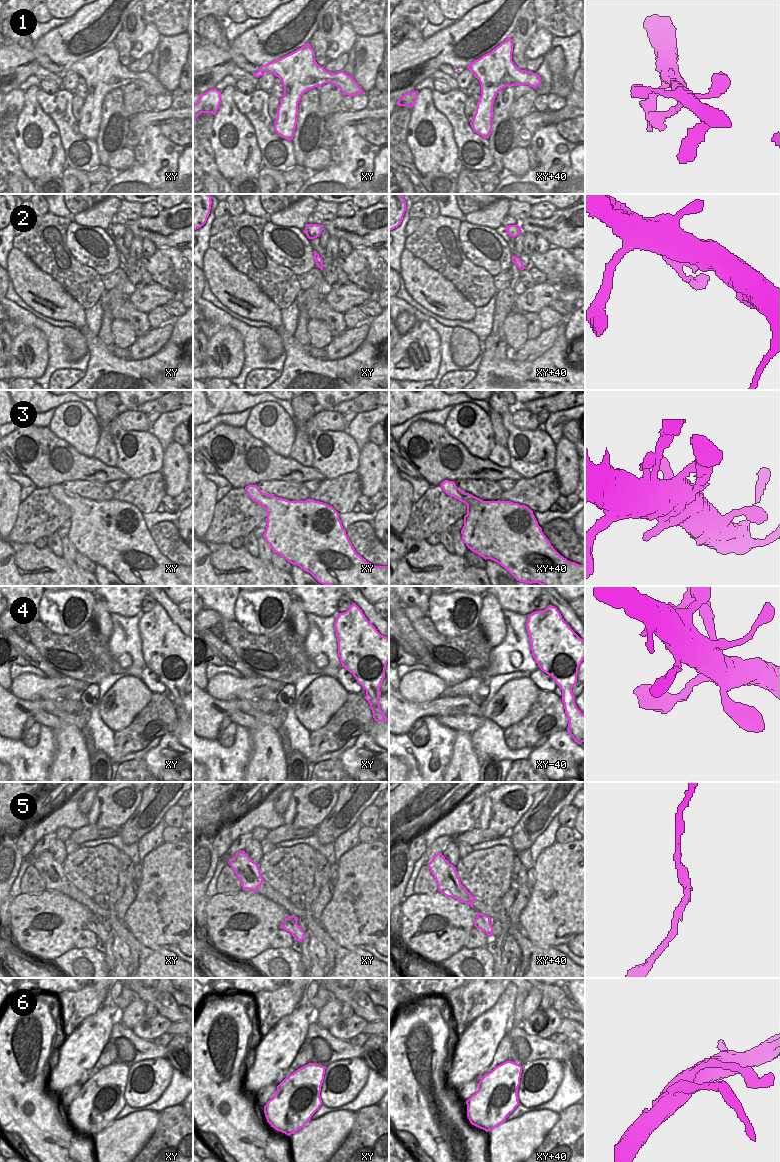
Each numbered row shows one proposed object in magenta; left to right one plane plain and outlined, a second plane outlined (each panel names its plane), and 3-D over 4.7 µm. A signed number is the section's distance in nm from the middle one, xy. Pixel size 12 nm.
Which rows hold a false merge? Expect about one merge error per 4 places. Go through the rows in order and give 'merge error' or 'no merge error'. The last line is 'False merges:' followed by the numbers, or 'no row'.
1: no merge error
2: no merge error
3: no merge error
4: merge error
5: no merge error
6: no merge error
False merges: 4

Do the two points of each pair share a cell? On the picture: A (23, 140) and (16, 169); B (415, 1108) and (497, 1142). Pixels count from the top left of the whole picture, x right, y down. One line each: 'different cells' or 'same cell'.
A: different cells
B: different cells

